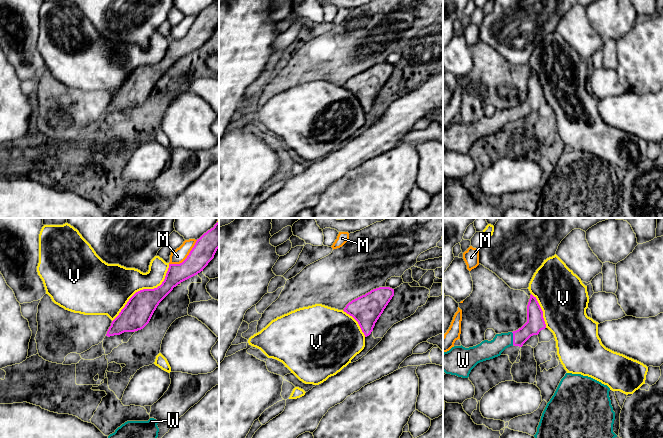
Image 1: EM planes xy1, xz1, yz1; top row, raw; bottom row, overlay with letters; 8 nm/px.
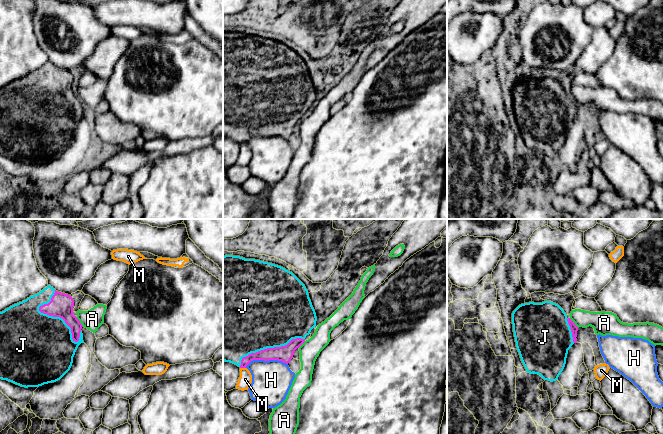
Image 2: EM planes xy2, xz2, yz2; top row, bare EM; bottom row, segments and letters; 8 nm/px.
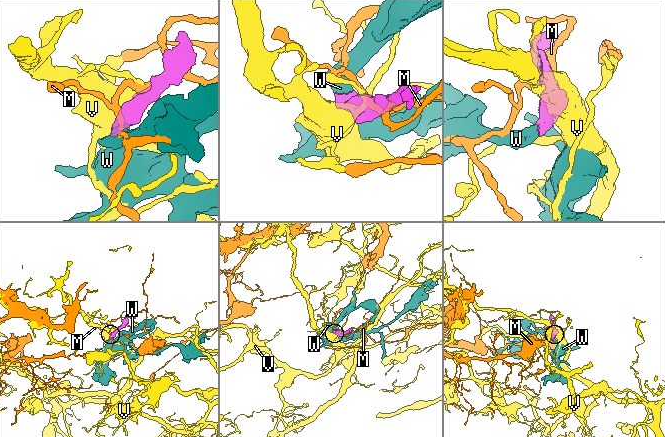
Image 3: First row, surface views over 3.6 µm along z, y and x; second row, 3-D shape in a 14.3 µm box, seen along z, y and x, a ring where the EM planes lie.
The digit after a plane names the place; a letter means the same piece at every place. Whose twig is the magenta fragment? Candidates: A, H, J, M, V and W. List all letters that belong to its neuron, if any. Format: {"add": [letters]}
{"add": ["J", "W"]}

